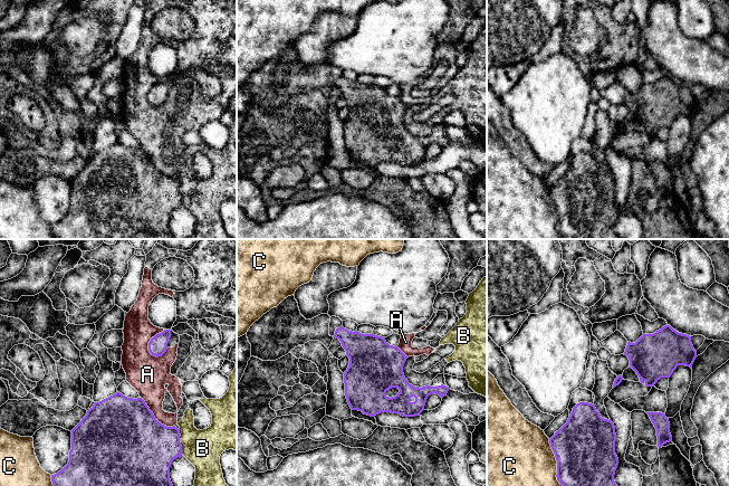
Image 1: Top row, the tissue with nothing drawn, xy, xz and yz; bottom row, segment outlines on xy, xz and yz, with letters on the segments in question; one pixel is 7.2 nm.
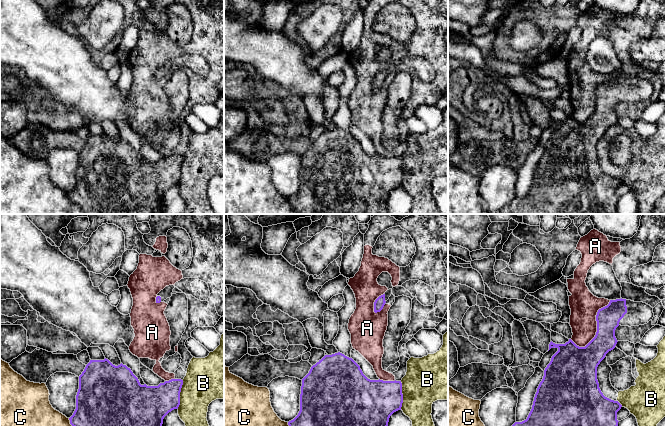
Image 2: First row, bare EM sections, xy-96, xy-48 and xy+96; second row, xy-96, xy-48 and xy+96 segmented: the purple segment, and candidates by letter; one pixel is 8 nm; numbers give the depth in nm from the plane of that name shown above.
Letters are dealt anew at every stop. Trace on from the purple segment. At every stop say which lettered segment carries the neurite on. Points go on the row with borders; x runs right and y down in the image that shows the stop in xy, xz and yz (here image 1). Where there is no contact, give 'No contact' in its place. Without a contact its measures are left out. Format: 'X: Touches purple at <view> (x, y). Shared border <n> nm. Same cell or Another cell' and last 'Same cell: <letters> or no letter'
A: Touches purple at xy (150, 342). Shared border 220 nm. Another cell
B: Touches purple at xy (179, 441). Shared border 190 nm. Another cell
C: Touches purple at yz (557, 463). Shared border 360 nm. Another cell
Same cell: no letter

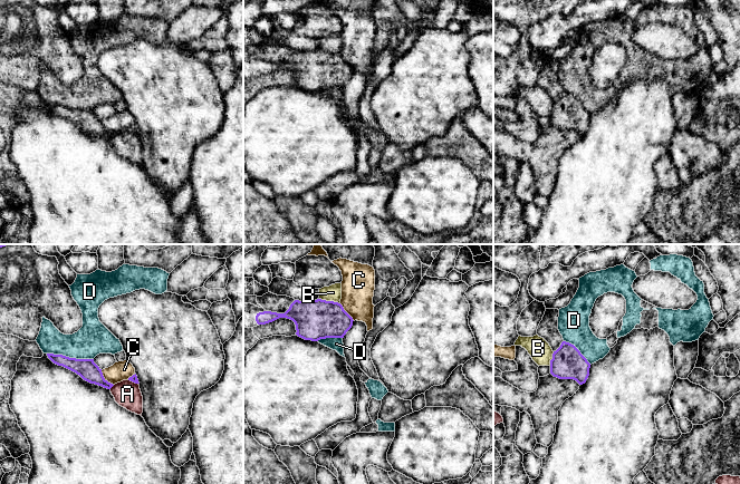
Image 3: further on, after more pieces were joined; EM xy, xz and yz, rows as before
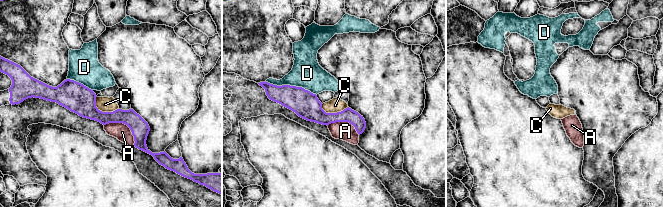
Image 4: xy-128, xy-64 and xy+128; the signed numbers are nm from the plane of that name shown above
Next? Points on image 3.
A: Touches purple at xy (112, 386). Shared border 50 nm. Another cell
B: Touches purple at xz (329, 301). Shared border 150 nm. Another cell
C: Touches purple at xy (104, 378). Shared border 140 nm. Another cell
D: Touches purple at xy (70, 358). Shared border 340 nm. Another cell
Same cell: no letter

